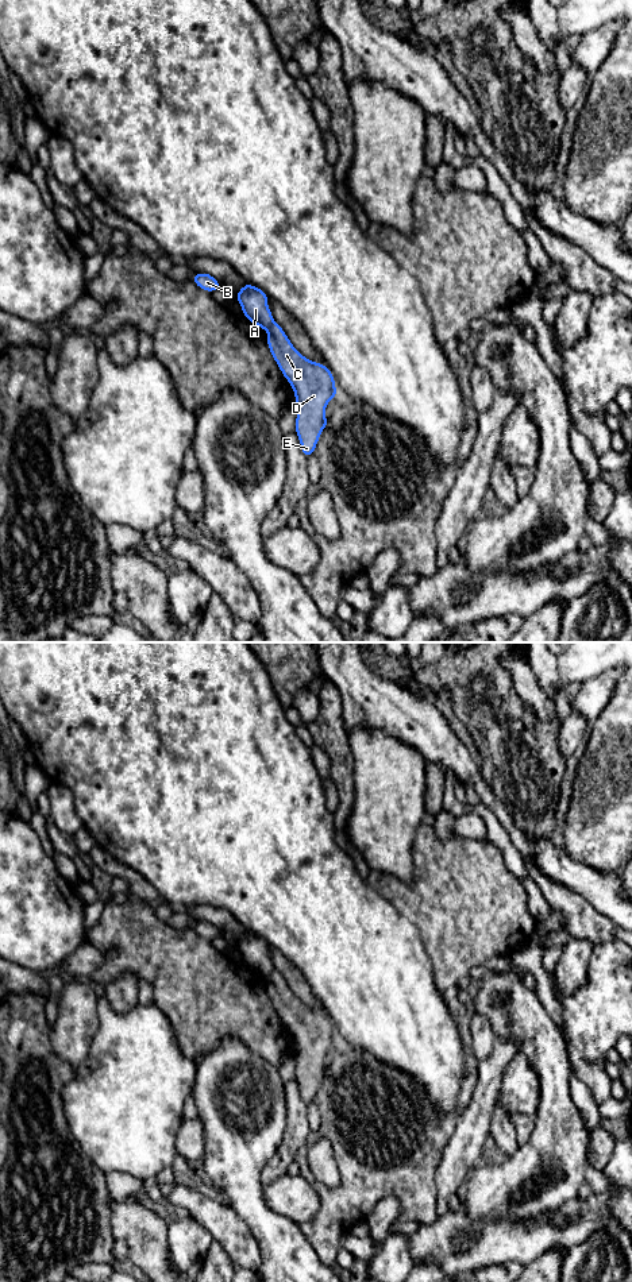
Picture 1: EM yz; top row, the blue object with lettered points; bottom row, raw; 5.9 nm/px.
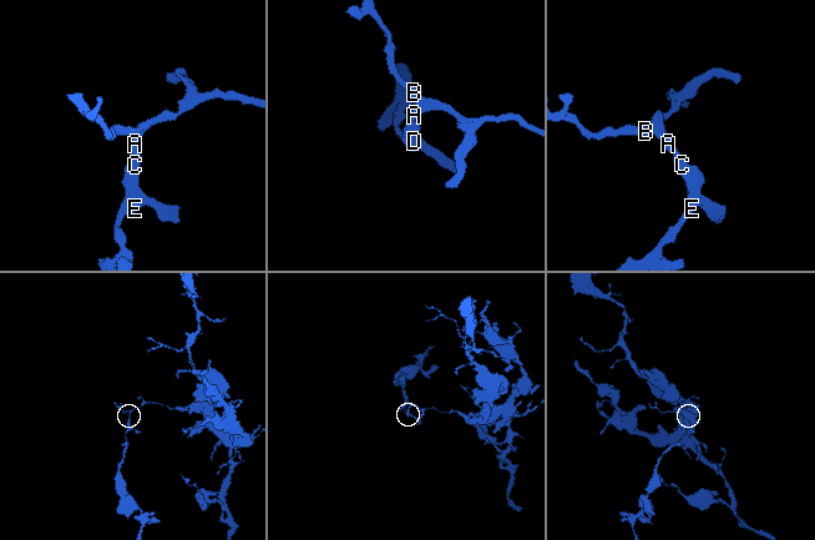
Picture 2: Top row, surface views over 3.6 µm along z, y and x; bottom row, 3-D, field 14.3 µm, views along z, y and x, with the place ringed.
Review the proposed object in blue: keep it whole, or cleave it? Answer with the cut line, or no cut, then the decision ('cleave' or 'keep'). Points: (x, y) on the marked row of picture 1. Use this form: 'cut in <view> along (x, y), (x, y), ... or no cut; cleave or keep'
cut in yz along (274, 323), (266, 329); cleave

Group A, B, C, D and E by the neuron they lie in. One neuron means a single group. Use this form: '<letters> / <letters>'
A B / C D E

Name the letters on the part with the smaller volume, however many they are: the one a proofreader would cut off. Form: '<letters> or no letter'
C, D, E

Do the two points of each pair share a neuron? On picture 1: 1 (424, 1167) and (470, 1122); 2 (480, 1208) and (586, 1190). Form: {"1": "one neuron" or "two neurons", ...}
{"1": "two neurons", "2": "two neurons"}

